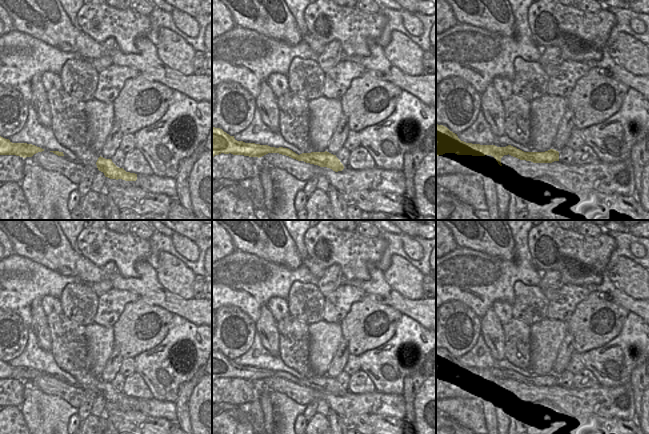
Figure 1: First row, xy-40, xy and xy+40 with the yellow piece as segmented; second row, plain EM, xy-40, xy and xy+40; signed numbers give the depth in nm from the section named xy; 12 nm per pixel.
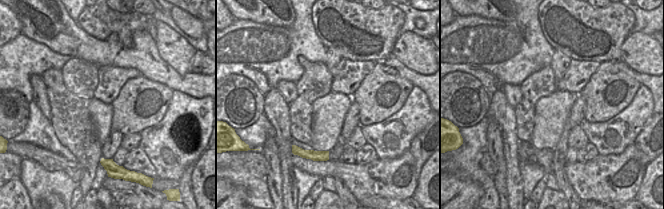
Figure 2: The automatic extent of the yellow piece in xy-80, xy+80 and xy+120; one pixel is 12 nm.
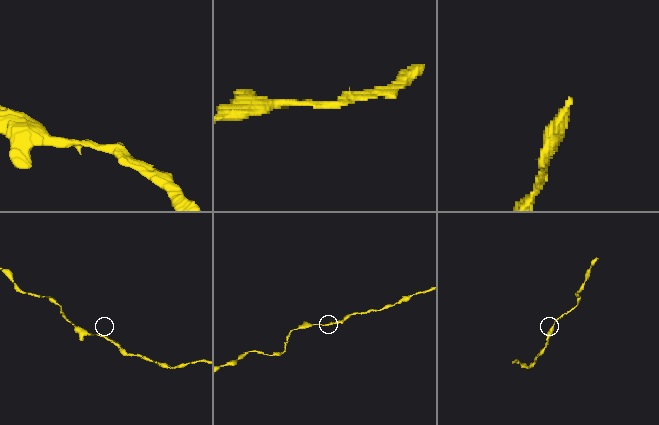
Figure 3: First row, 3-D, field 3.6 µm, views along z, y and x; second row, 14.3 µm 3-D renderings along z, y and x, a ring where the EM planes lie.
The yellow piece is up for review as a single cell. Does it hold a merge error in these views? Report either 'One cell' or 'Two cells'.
One cell

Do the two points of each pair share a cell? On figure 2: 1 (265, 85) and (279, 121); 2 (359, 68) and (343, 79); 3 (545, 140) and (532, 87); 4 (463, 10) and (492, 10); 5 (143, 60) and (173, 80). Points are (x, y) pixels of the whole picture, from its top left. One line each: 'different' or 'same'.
1: different
2: same
3: different
4: same
5: same

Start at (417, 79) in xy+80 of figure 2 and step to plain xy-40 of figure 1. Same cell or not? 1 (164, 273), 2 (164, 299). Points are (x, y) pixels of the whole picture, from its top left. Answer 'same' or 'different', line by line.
1: different
2: same

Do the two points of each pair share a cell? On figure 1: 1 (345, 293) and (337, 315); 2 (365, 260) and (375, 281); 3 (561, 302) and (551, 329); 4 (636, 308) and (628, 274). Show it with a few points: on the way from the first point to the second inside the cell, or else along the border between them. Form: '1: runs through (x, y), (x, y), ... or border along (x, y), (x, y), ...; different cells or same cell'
1: runs through (342, 298), (337, 304), (337, 310); same cell
2: border along (375, 267), (370, 270), (367, 280), (349, 280); different cells
3: border along (546, 318), (564, 322); different cells
4: border along (615, 284), (628, 295), (638, 300); different cells

